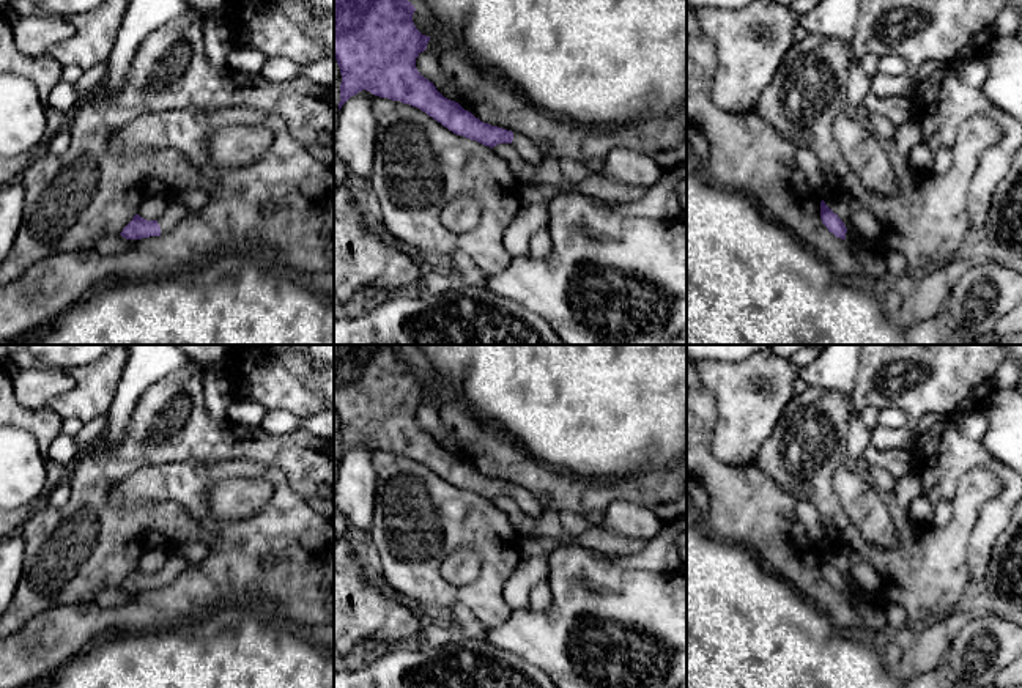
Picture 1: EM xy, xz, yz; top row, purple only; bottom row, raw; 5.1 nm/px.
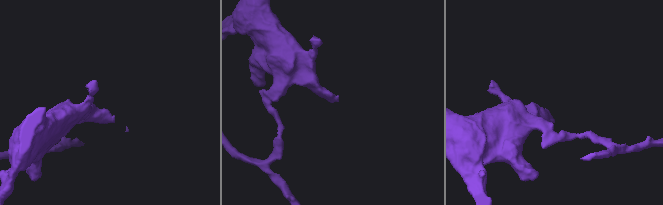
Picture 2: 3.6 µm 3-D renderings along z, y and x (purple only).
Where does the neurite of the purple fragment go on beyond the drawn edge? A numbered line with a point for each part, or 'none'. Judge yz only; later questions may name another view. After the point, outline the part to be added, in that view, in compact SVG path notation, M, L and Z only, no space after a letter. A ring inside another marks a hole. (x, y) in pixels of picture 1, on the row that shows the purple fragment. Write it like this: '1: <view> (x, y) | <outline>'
none

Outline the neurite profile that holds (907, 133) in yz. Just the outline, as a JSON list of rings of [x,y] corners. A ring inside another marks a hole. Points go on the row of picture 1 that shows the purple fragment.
[[[910,113],[902,123],[896,126],[894,143],[898,151],[909,162],[912,150],[921,143],[921,128],[913,113]]]

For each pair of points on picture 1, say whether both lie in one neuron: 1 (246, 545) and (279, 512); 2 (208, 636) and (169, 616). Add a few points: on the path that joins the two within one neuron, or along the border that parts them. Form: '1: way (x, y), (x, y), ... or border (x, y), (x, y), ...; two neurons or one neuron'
1: way (254, 537), (271, 520); one neuron
2: border (218, 608), (174, 628), (150, 628); two neurons

